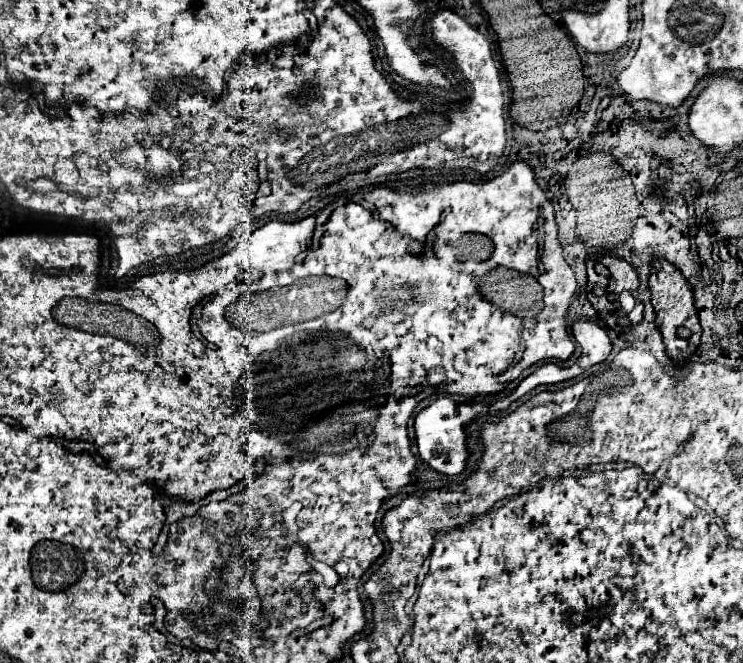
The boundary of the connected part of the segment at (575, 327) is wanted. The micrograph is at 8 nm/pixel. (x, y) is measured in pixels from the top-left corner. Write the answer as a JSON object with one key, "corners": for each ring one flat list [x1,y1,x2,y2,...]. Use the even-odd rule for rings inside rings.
{"corners":[[578,318,572,324,572,332,574,332,574,340,582,348,582,356,586,356,588,360,588,366,604,362,608,358,612,344,606,330,600,328,596,322,588,318]]}

